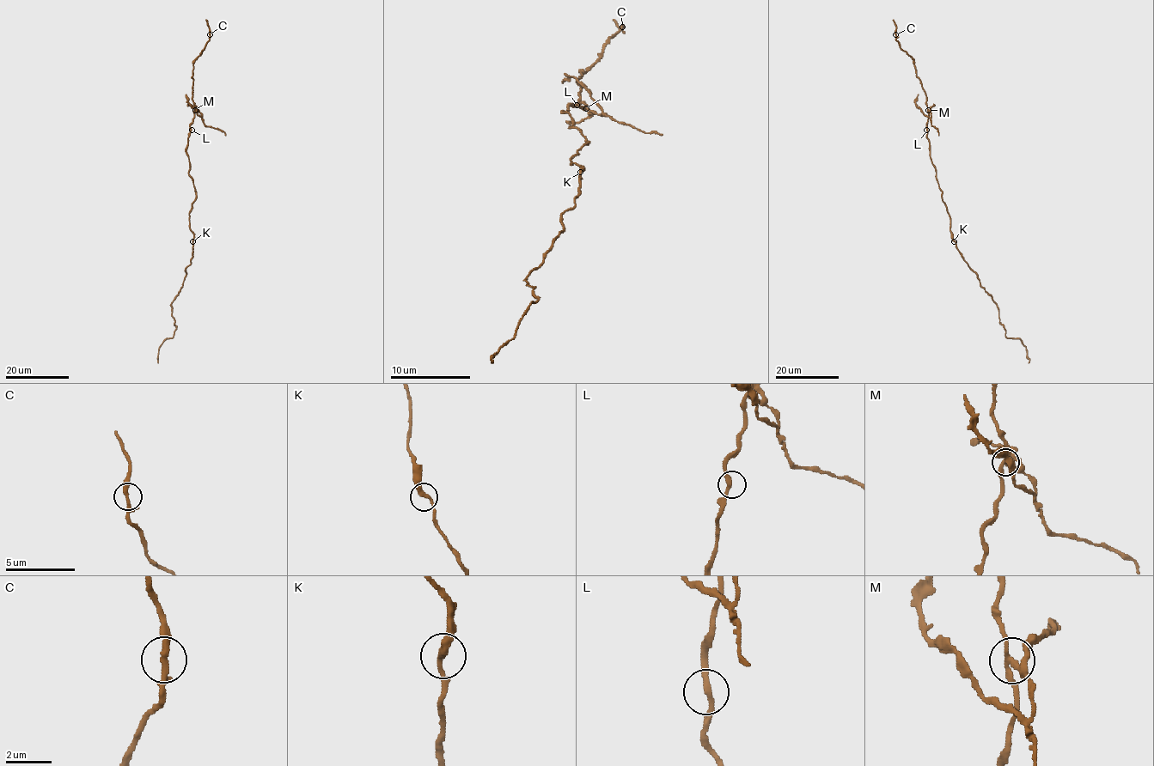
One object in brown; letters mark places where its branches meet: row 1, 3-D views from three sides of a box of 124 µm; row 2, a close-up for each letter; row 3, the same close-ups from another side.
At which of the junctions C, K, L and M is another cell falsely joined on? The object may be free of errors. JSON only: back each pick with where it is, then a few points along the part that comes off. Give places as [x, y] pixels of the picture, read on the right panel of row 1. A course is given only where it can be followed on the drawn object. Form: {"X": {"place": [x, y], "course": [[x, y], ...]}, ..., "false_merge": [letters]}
{"M": {"place": [928, 110], "course": [[928, 109], [930, 118], [916, 106], [918, 94]]}, "false_merge": ["M"]}

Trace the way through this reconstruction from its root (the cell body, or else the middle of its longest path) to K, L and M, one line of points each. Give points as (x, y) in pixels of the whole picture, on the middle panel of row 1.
K: (582, 146), (570, 161), (572, 164), (574, 162), (582, 168), (580, 172)
L: (582, 146), (588, 142), (586, 138), (576, 128), (570, 128), (572, 118), (564, 112), (570, 105), (576, 105)
M: (582, 146), (588, 142), (586, 138), (576, 128), (570, 128), (572, 118), (564, 112), (570, 105), (586, 108)

